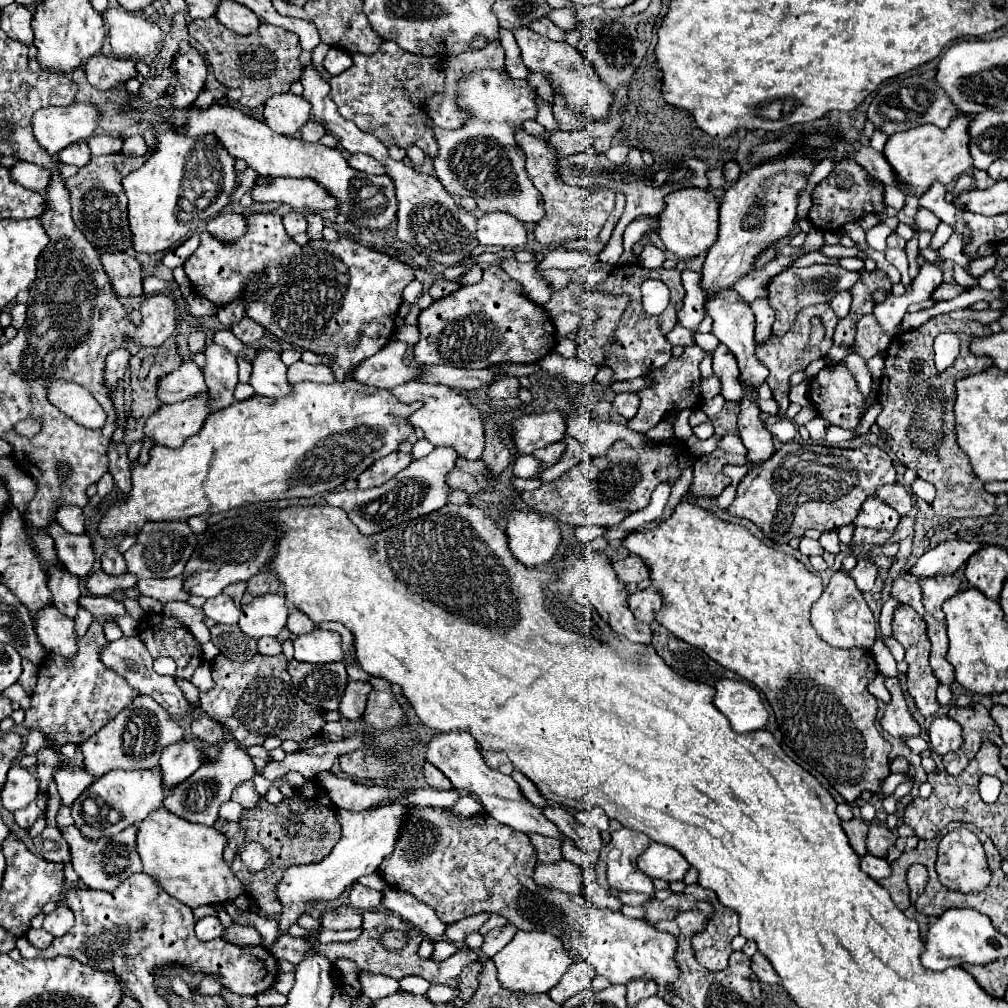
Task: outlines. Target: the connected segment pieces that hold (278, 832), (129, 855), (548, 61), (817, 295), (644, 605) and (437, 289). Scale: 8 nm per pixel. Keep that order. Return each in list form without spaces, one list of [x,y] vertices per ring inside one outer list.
[[[307,780],[301,788],[295,788],[291,798],[283,798],[279,804],[269,804],[265,798],[261,798],[255,808],[243,810],[239,824],[245,830],[245,844],[259,842],[269,852],[269,864],[261,872],[249,872],[241,858],[235,856],[231,868],[243,882],[247,896],[257,904],[263,914],[279,914],[281,902],[277,900],[277,884],[289,864],[319,862],[339,842],[341,828],[335,812],[335,804],[331,804],[331,798],[323,790],[323,786],[317,784],[317,780]]]
[[[69,826],[63,832],[69,848],[71,848],[71,862],[77,872],[77,876],[85,882],[87,888],[93,890],[115,890],[125,878],[129,878],[135,872],[141,872],[141,858],[137,854],[137,826],[125,828],[123,832],[115,834],[113,838],[103,838],[103,840],[87,840],[77,826]]]
[[[517,28],[513,30],[517,44],[521,48],[521,56],[523,56],[523,64],[531,70],[531,72],[541,72],[543,76],[547,76],[547,80],[551,82],[555,94],[561,94],[567,102],[569,110],[581,112],[583,116],[587,116],[587,120],[591,124],[595,122],[603,122],[609,120],[609,110],[615,102],[615,96],[611,90],[607,90],[607,86],[599,80],[597,72],[591,68],[591,64],[581,56],[581,52],[573,46],[569,46],[567,42],[553,42],[547,40],[545,36],[535,34],[531,28]]]
[[[813,264],[813,266],[807,266],[807,268],[791,266],[791,268],[783,270],[769,284],[769,306],[777,314],[777,318],[773,322],[773,332],[777,336],[785,334],[791,328],[791,324],[795,320],[795,314],[801,308],[811,306],[811,304],[819,304],[819,302],[827,302],[837,292],[849,290],[857,280],[859,280],[857,272],[849,272],[849,270],[845,270],[845,268],[837,266],[837,264]]]
[[[649,586],[647,590],[639,590],[629,596],[629,608],[631,612],[645,624],[653,622],[655,612],[661,608],[661,594],[657,588]]]
[[[439,278],[439,280],[435,280],[435,282],[431,284],[429,294],[431,294],[431,298],[439,300],[439,298],[449,296],[449,294],[455,292],[457,288],[459,288],[459,282],[451,282],[451,280],[443,280],[443,278]]]

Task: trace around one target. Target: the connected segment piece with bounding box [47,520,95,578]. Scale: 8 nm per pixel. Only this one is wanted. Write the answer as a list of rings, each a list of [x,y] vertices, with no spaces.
[[[55,520],[49,522],[47,532],[51,534],[51,538],[57,542],[57,554],[59,554],[59,562],[75,576],[79,578],[87,578],[87,574],[93,568],[95,556],[93,556],[93,548],[91,548],[91,540],[89,536],[75,536],[69,534],[67,530],[63,530]]]

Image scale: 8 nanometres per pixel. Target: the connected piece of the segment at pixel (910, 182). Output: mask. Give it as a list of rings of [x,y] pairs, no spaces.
[[[963,114],[963,116],[957,116],[945,130],[939,130],[933,124],[921,124],[917,128],[909,128],[907,132],[899,132],[891,136],[889,142],[885,144],[883,156],[887,158],[891,168],[895,168],[897,184],[899,186],[905,184],[911,194],[921,196],[933,182],[951,184],[961,174],[965,174],[973,166],[973,158],[967,146],[969,144],[969,134],[967,134],[969,120],[971,116]]]

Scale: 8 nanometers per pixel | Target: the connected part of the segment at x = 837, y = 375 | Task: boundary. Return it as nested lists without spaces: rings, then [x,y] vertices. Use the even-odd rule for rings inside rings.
[[[829,364],[829,366],[825,366],[809,382],[809,394],[811,394],[811,402],[815,404],[817,412],[823,418],[829,418],[831,424],[841,426],[841,428],[847,428],[847,430],[853,430],[859,424],[859,420],[861,420],[861,408],[863,408],[865,398],[857,390],[855,376],[843,364]]]

